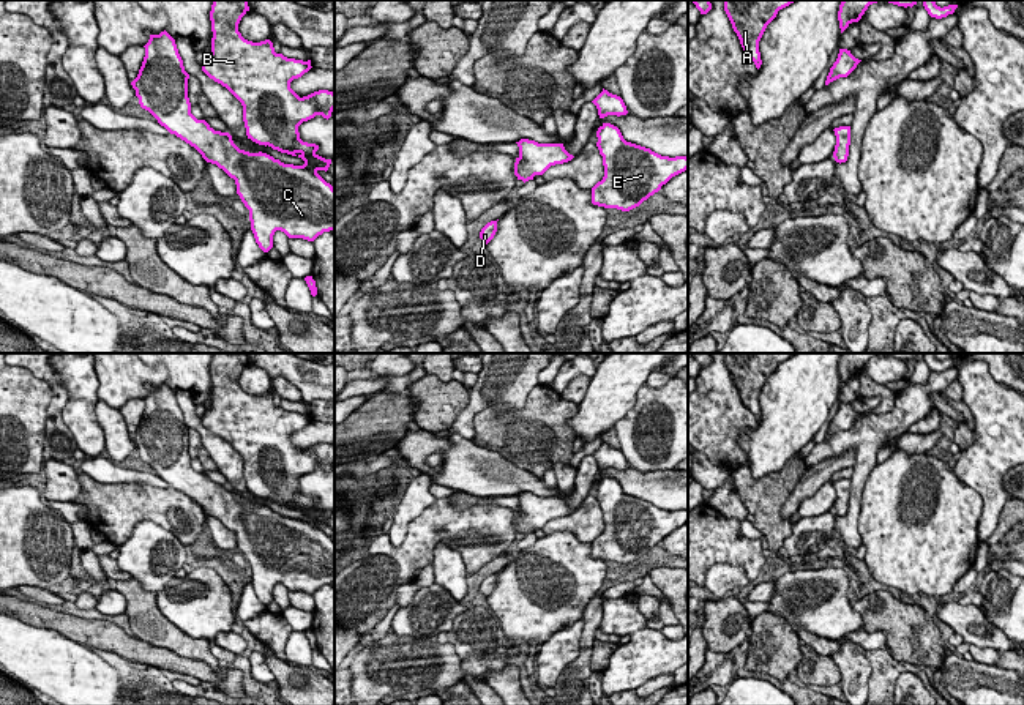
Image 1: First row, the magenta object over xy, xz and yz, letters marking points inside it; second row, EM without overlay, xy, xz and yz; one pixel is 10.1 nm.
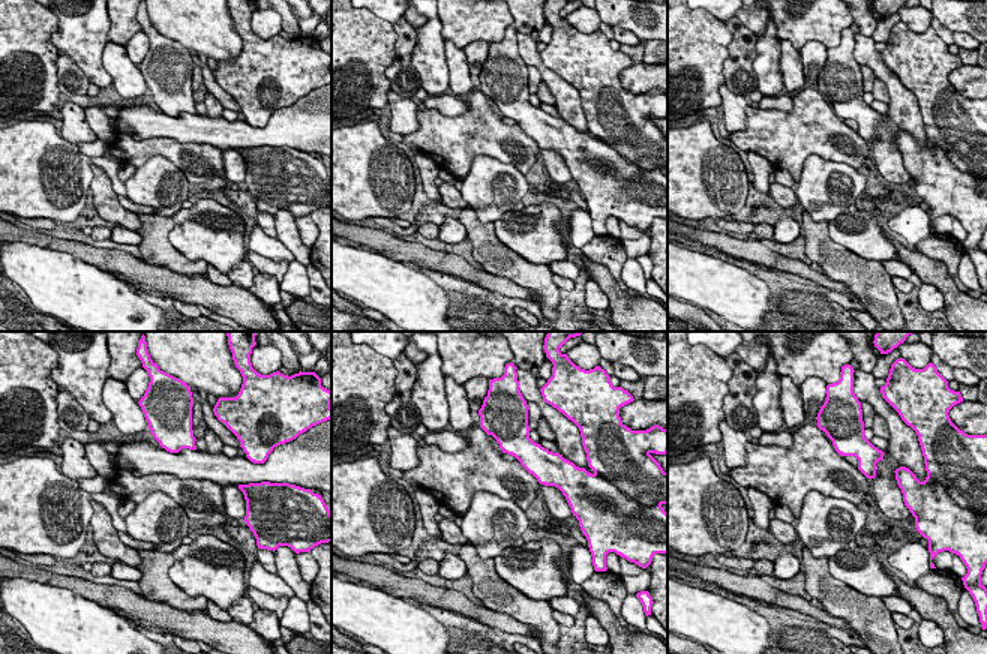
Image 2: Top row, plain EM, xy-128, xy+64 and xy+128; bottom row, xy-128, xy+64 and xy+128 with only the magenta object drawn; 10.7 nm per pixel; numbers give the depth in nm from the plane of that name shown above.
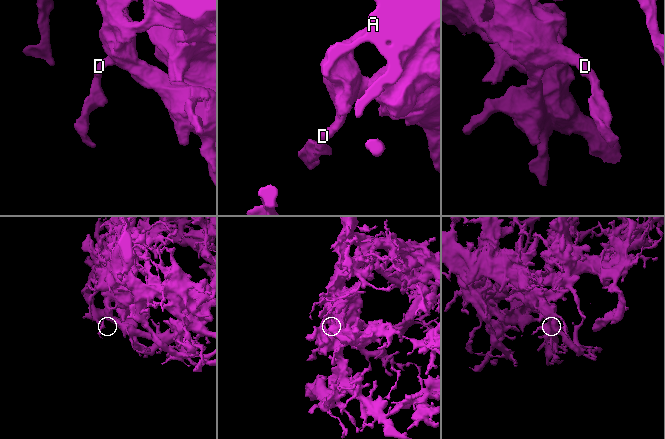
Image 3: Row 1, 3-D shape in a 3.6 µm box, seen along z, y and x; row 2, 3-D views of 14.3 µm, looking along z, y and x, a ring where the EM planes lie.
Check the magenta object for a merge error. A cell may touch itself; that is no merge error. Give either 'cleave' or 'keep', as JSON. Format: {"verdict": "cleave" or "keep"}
{"verdict": "keep"}

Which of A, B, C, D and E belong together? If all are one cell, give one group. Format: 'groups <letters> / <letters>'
groups A B C D E

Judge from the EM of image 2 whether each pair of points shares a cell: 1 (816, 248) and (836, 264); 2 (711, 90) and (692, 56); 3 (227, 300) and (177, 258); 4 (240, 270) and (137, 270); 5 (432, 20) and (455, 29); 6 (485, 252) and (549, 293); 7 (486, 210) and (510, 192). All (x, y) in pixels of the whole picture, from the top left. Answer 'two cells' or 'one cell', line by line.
1: one cell
2: one cell
3: two cells
4: two cells
5: two cells
6: one cell
7: one cell

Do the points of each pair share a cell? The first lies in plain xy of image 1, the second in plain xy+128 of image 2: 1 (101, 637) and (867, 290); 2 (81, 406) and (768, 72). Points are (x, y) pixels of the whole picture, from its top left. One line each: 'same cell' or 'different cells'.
1: different cells
2: same cell

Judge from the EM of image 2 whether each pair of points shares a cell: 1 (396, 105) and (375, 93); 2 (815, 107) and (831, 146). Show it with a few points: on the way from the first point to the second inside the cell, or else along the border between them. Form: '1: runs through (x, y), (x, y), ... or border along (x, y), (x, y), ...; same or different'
1: border along (390, 90), (386, 104); different
2: runs through (815, 116), (815, 125), (827, 137); same

